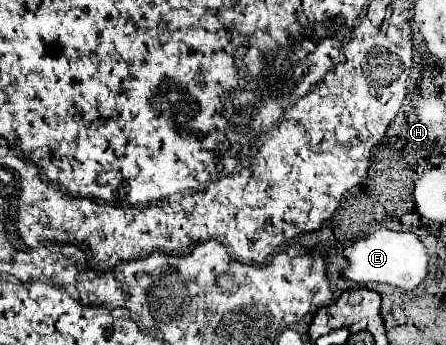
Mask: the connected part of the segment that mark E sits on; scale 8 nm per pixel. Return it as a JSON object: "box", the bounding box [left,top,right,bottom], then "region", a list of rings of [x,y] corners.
{"box":[342,228,428,290],"region":[[[382,228],[348,244],[342,254],[348,260],[348,266],[342,270],[342,276],[358,284],[384,282],[390,286],[398,286],[402,290],[414,290],[428,274],[426,248],[412,232],[392,232]]]}

